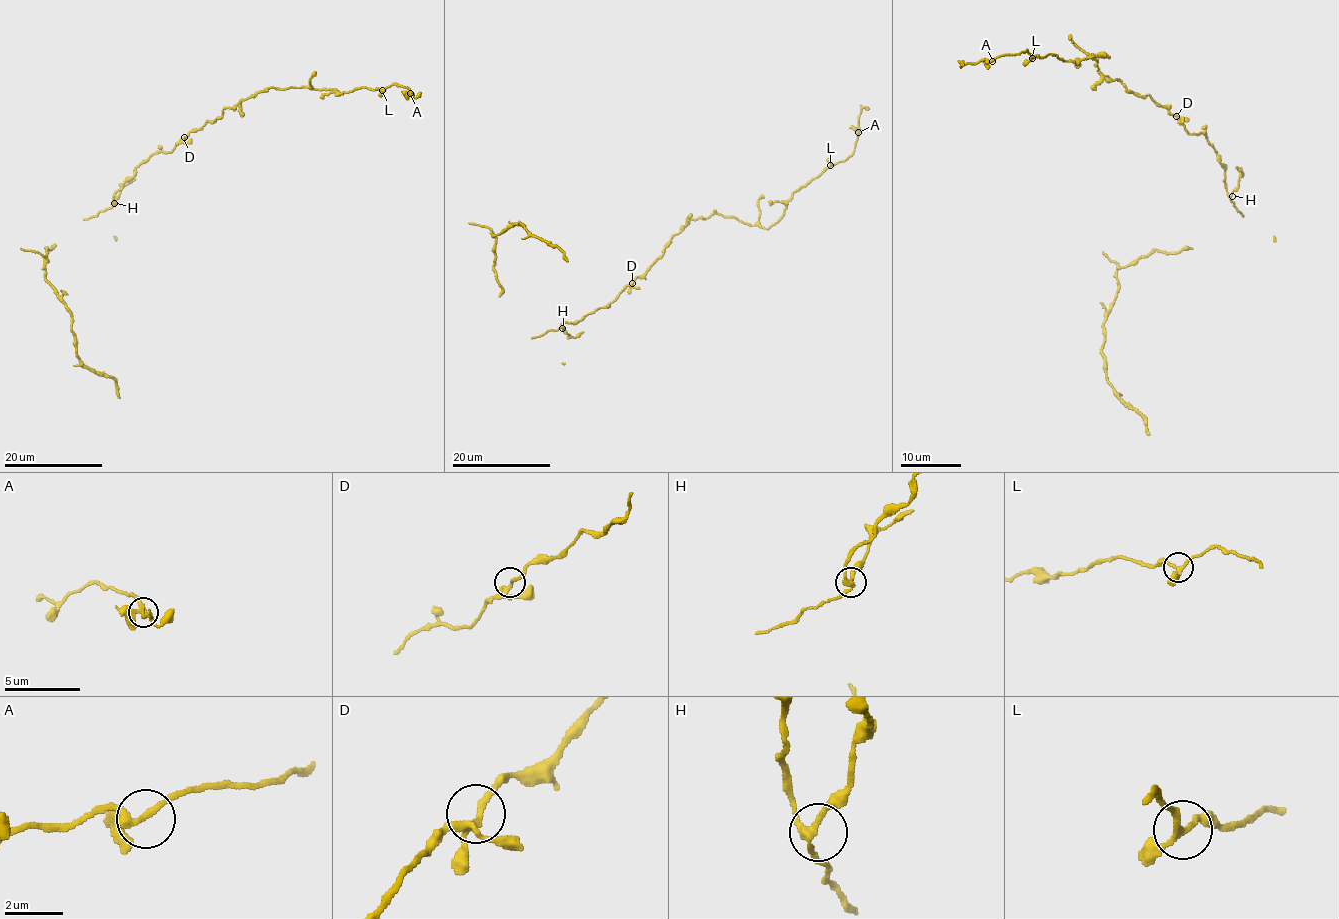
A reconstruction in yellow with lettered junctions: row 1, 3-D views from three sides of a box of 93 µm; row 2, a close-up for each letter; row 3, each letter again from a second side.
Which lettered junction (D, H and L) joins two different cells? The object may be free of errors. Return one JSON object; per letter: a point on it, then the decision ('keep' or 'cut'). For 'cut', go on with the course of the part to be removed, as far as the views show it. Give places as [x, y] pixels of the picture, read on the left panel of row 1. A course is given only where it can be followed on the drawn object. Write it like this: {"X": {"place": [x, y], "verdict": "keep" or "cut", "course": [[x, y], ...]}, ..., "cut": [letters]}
{"D": {"place": [184, 137], "verdict": "keep"}, "H": {"place": [114, 203], "verdict": "keep"}, "L": {"place": [382, 90], "verdict": "keep"}, "cut": []}

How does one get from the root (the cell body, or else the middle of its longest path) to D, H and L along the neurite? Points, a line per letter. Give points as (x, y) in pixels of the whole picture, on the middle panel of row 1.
D: (599, 308), (606, 308), (632, 283)
H: (599, 308), (580, 320), (562, 322), (562, 328)
L: (599, 308), (606, 308), (641, 275), (691, 219), (718, 213), (768, 229), (783, 214), (792, 194), (830, 166)

